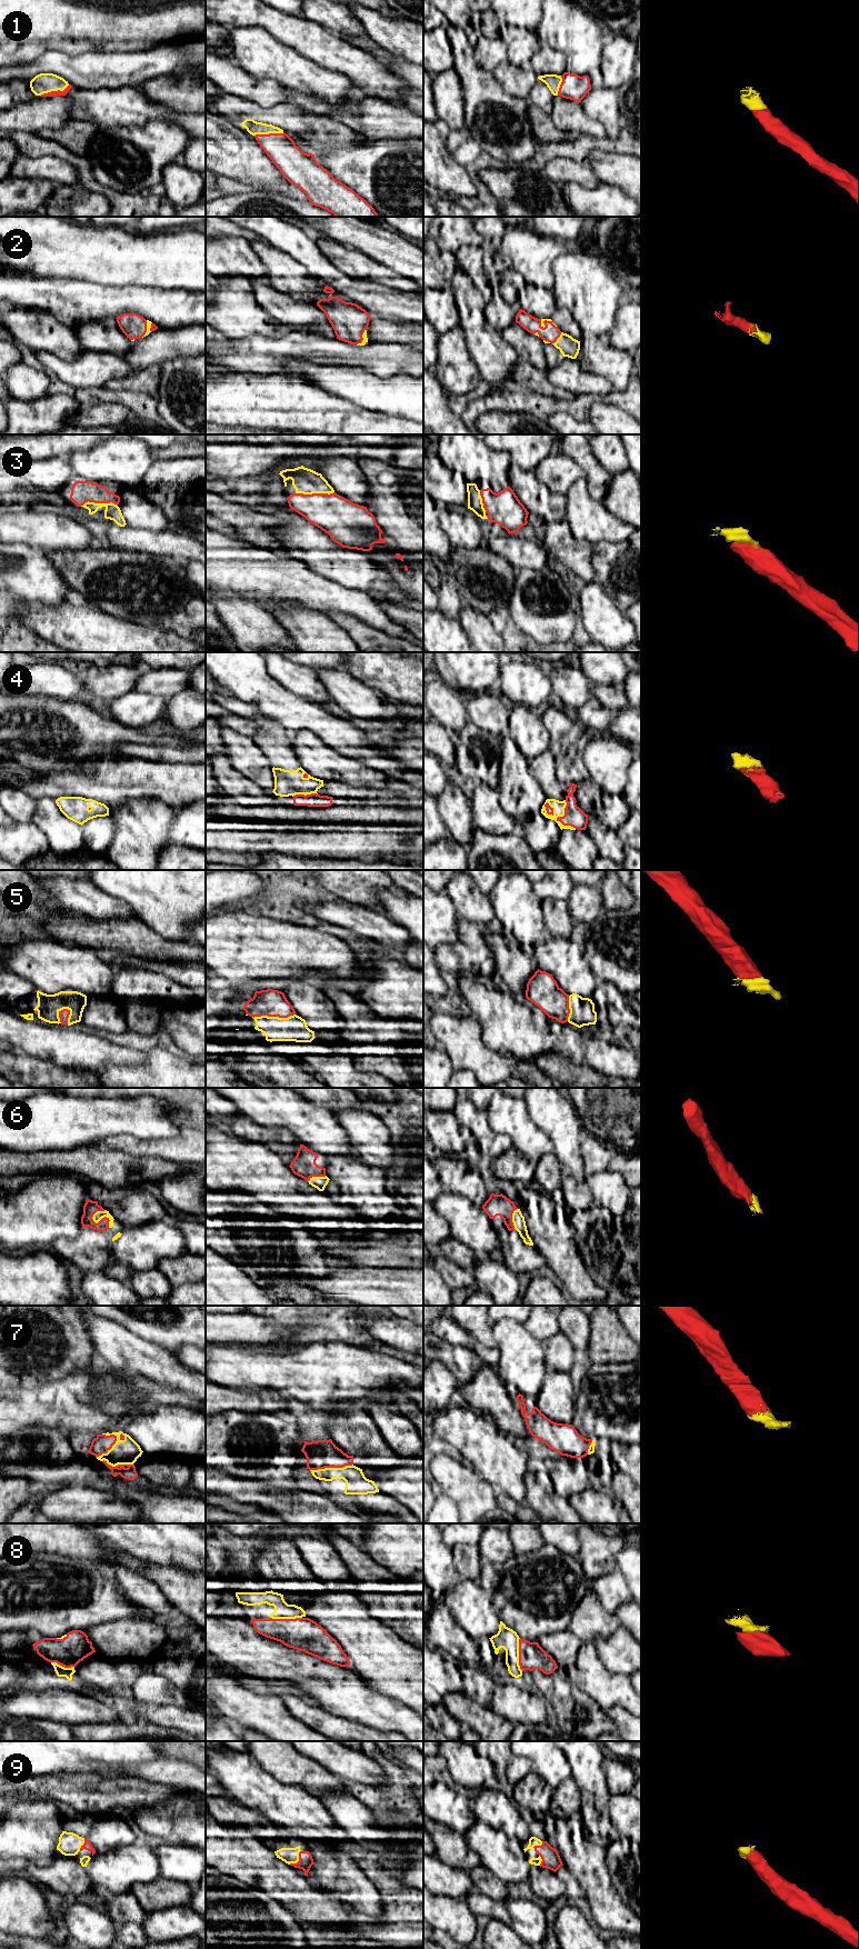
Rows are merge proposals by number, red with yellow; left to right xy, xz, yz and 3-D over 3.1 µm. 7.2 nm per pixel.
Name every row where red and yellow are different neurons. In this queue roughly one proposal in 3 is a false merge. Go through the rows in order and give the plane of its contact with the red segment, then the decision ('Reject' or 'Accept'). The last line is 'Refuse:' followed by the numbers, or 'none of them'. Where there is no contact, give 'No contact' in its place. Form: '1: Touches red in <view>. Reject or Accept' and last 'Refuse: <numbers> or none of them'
1: Touches red in xz. Accept
2: Touches red in yz. Accept
3: Touches red in xz. Accept
4: Touches red in yz. Accept
5: Touches red in xz. Accept
6: Touches red in xy. Accept
7: Touches red in xz. Accept
8: Touches red in yz. Accept
9: Touches red in xz. Accept
Refuse: none of them

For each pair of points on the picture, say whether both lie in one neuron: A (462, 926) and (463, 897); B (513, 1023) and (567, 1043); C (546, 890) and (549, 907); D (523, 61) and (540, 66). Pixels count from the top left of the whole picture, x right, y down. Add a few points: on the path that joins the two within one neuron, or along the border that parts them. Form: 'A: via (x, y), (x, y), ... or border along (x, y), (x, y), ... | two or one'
A: border along (458, 918), (465, 918), (482, 927) | two
B: border along (555, 1038), (553, 1049) | two
C: border along (541, 900), (558, 898), (566, 901) | two
D: border along (541, 46), (531, 57), (529, 66) | two

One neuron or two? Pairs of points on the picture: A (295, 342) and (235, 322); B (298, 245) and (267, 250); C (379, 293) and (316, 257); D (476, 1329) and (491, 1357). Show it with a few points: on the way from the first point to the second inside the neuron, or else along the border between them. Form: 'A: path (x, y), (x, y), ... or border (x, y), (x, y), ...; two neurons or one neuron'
A: border (285, 333), (278, 337), (251, 337); two neurons
B: border (270, 243), (300, 262); two neurons
C: path (362, 292), (342, 285), (330, 273); one neuron
D: border (463, 1329), (481, 1343), (495, 1347); two neurons

